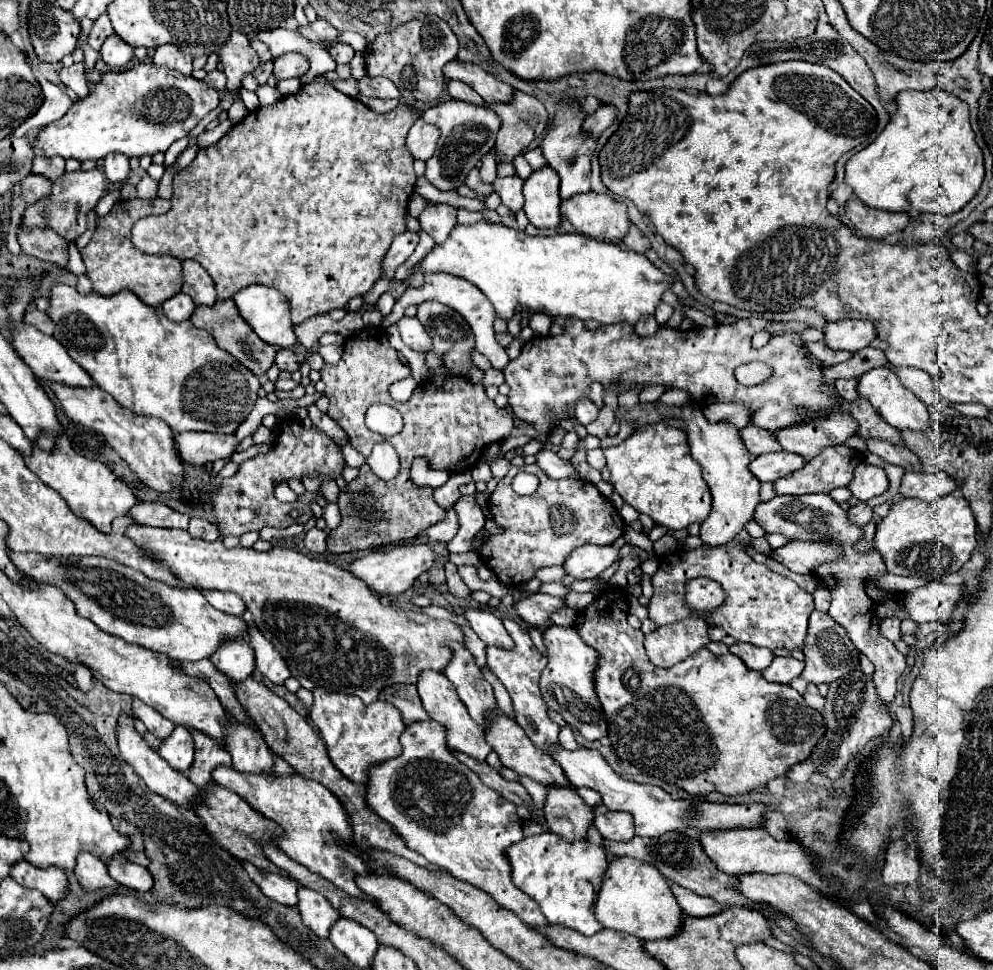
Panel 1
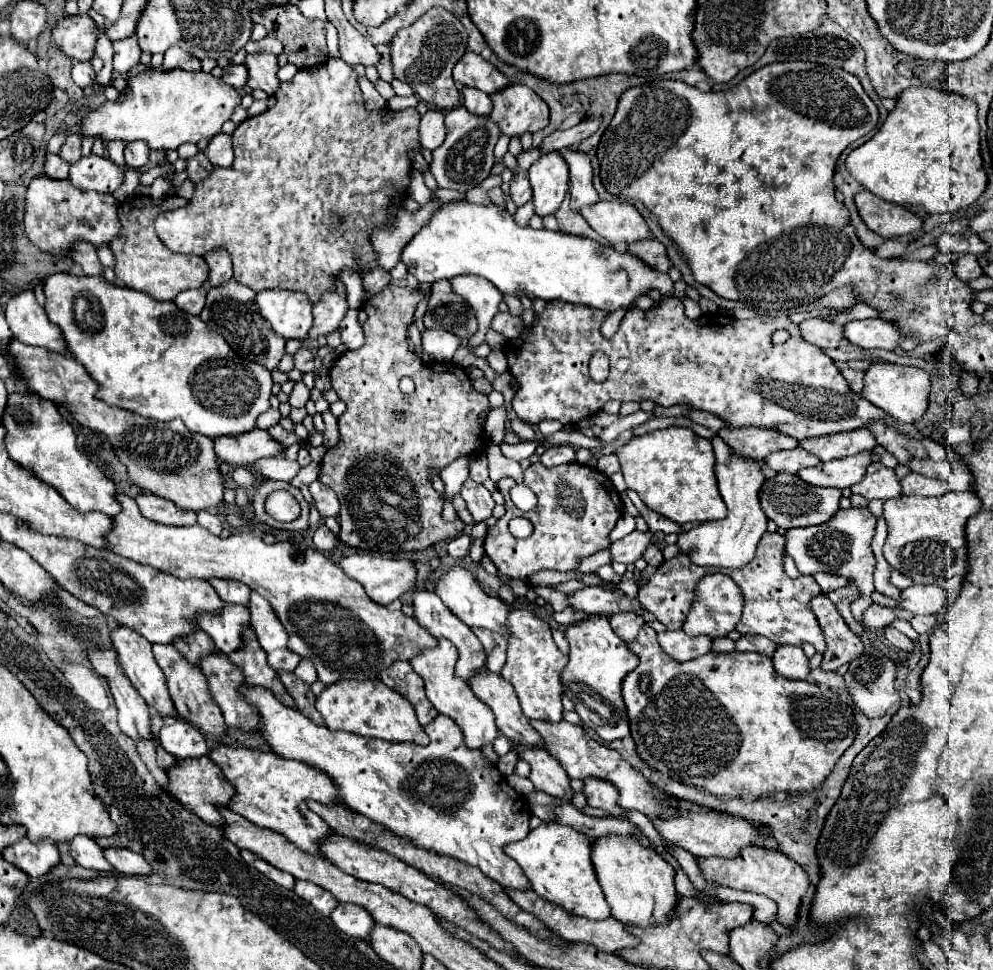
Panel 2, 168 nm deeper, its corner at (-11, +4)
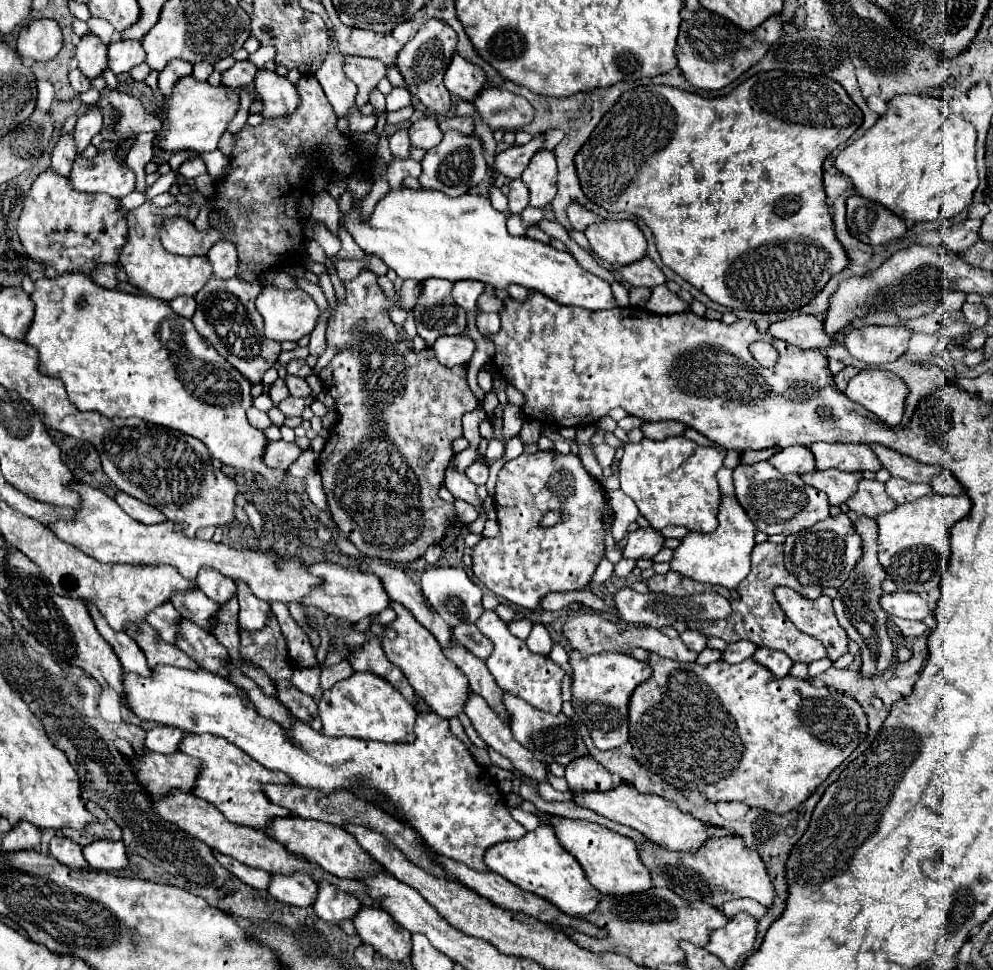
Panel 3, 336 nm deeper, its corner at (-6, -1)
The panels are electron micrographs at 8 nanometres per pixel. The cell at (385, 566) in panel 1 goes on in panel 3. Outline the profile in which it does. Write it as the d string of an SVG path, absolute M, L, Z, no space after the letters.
M321 562L313 564L309 568L311 574L323 578L323 586L315 588L307 598L303 598L305 604L311 604L325 614L333 614L337 618L349 620L349 622L359 622L371 614L379 614L389 606L389 596L381 584L381 580L367 572L361 570L359 566L341 566L341 564L331 564L331 562Z

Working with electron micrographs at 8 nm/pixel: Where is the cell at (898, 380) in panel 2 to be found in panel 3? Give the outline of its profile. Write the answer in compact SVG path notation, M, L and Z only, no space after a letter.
M865 370L851 378L847 398L861 404L889 426L899 426L905 414L905 400L909 394L907 384L893 372Z

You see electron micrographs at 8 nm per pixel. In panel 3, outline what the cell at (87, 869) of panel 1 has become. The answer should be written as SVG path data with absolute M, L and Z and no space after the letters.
M55 836L49 842L49 852L53 858L57 858L59 862L63 862L65 866L69 866L73 870L89 870L89 864L83 856L81 846L65 836Z

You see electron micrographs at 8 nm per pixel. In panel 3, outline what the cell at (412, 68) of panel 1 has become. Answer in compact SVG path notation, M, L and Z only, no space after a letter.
M429 18L419 28L415 38L411 42L407 42L397 56L397 68L407 84L407 90L411 92L411 96L419 98L431 114L447 114L451 110L451 94L443 84L443 76L451 64L455 48L457 48L455 30L449 24L445 24L443 20Z

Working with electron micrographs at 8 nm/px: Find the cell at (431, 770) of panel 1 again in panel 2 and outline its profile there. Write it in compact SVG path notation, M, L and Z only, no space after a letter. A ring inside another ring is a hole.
M244 683L240 695L258 711L258 733L270 751L326 773L336 787L334 801L338 805L376 819L376 823L384 823L384 827L396 831L396 835L404 835L404 839L412 839L418 847L428 847L428 851L476 865L502 887L530 889L516 861L502 851L506 843L520 841L528 835L528 805L482 751L464 745L464 733L452 719L438 715L430 721L426 725L430 743L422 747L416 743L368 739L314 725L298 709L282 705L272 691L258 685ZM432 787L436 791L444 787L444 795L452 795L448 803L434 799Z

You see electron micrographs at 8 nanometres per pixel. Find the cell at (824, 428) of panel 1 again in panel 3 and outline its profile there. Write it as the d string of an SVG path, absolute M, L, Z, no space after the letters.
M815 442L809 446L809 450L815 456L817 470L827 468L839 468L839 470L871 470L877 472L881 468L881 462L871 452L867 444L827 444L827 442Z

